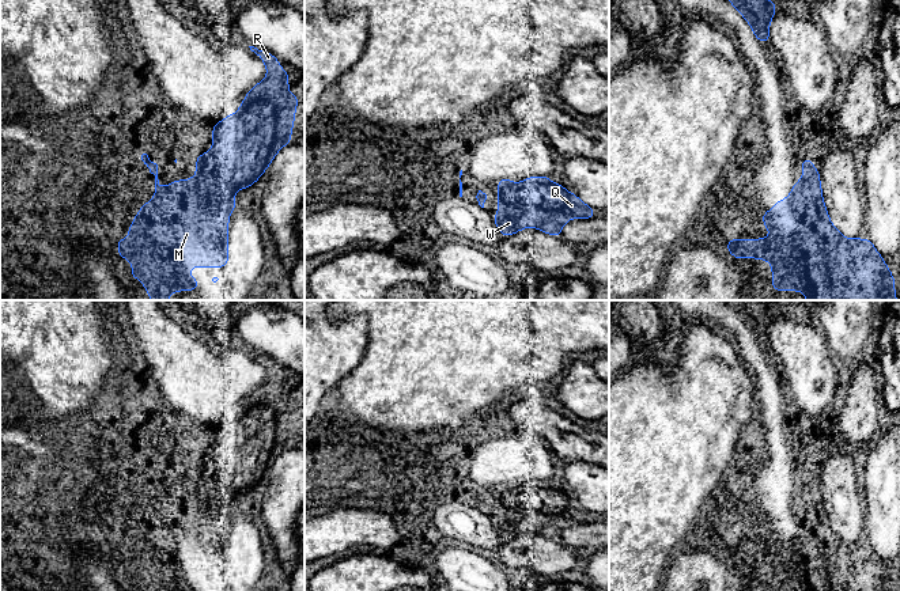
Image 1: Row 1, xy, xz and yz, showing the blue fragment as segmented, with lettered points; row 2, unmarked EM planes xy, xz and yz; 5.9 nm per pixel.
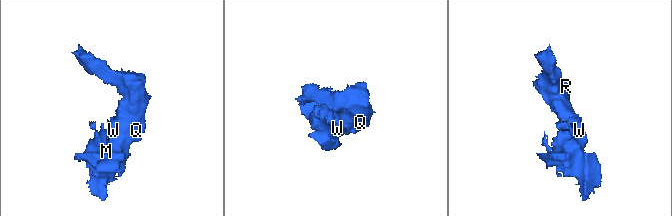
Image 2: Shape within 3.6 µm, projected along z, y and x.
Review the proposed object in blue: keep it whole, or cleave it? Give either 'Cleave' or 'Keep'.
Keep

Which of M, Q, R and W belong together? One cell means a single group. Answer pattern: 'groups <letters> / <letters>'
groups M Q R W

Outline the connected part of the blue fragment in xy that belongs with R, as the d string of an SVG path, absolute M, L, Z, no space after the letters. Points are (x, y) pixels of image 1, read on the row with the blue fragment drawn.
M254 46L249 48L265 62L268 76L249 90L237 114L230 114L223 121L213 124L213 149L197 156L197 175L185 181L174 179L167 187L160 187L158 164L147 154L141 155L141 160L150 173L155 175L155 197L148 204L140 207L140 213L133 216L135 223L128 228L131 238L118 239L117 247L120 258L131 259L133 268L131 277L143 281L143 287L150 292L151 300L167 300L173 291L197 289L200 281L189 276L189 268L224 268L228 264L227 234L230 213L237 208L234 202L235 190L252 187L272 163L279 149L291 143L291 129L299 98L288 94L288 72L280 68L279 60L271 53L258 50Z

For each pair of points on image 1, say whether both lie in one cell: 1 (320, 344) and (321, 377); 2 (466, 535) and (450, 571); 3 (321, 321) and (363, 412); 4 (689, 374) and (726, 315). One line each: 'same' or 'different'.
1: same
2: different
3: different
4: different

